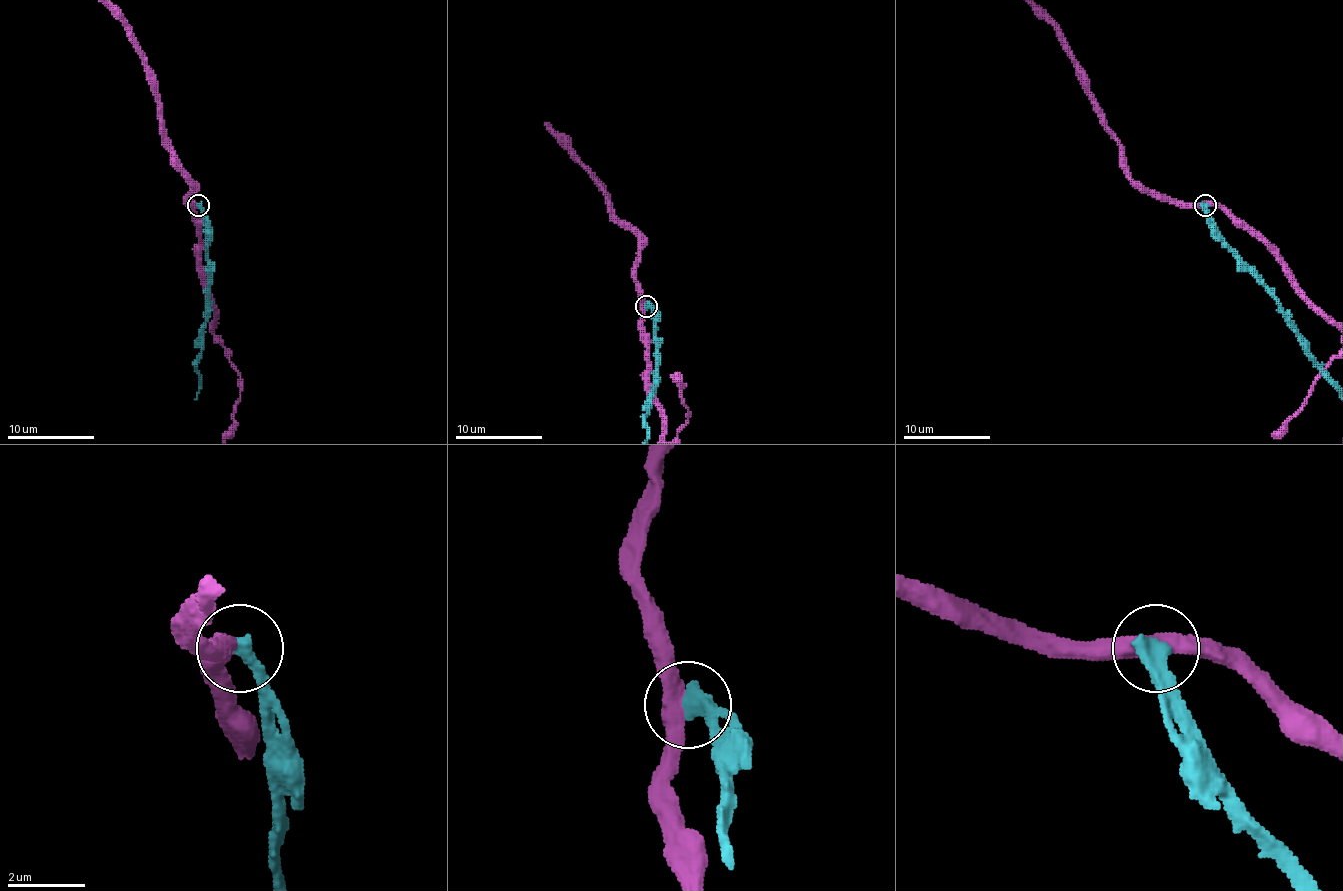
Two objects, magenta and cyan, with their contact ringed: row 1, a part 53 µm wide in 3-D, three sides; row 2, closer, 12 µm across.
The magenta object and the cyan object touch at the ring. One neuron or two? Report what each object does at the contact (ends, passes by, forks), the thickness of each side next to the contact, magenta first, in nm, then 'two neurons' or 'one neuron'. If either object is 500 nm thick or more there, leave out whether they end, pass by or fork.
magenta passes by; cyan ends; calibres 440 and 440 nm; two neurons

